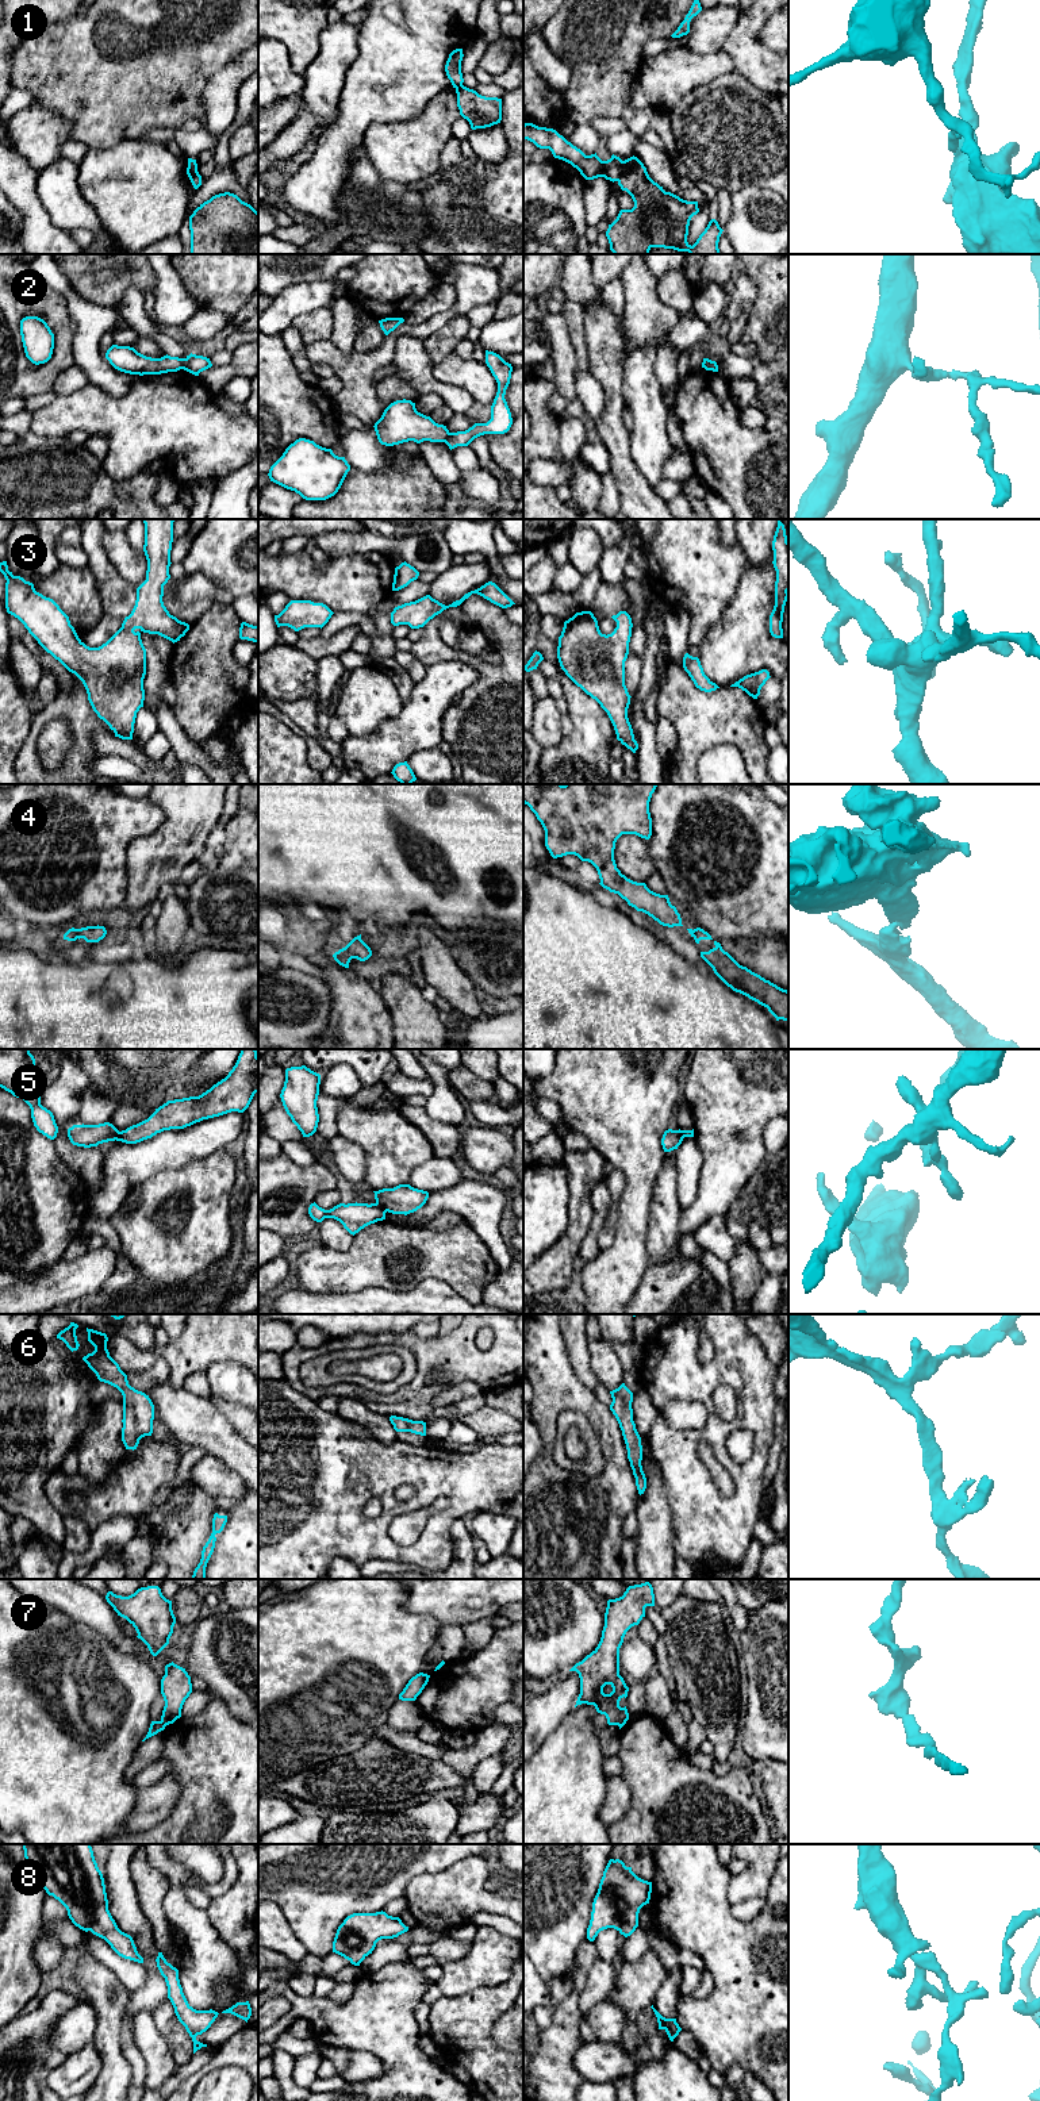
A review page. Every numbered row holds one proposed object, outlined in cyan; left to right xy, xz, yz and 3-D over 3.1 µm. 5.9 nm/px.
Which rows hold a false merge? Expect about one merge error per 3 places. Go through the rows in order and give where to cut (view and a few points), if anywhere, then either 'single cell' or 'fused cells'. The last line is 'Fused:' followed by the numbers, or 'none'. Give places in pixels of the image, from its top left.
1: cut in yz along (624, 161), (624, 169), (617, 180); fused cells
2: cut in xy along (185, 358), (181, 368); fused cells
3: no cut; single cell
4: no cut; single cell
5: cut in xz along (376, 1202), (387, 1210); fused cells
6: no cut; single cell
7: cut in xy along (160, 1721), (165, 1725); fused cells
8: no cut; single cell
Fused: 1, 2, 5, 7

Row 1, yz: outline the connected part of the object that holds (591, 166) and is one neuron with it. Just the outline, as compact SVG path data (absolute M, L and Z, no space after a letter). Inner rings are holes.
M525 123L523 139L533 142L540 149L549 149L554 158L571 164L586 180L605 177L614 183L622 174L623 161L619 157L613 154L610 160L602 161L596 153L586 155L553 128Z

